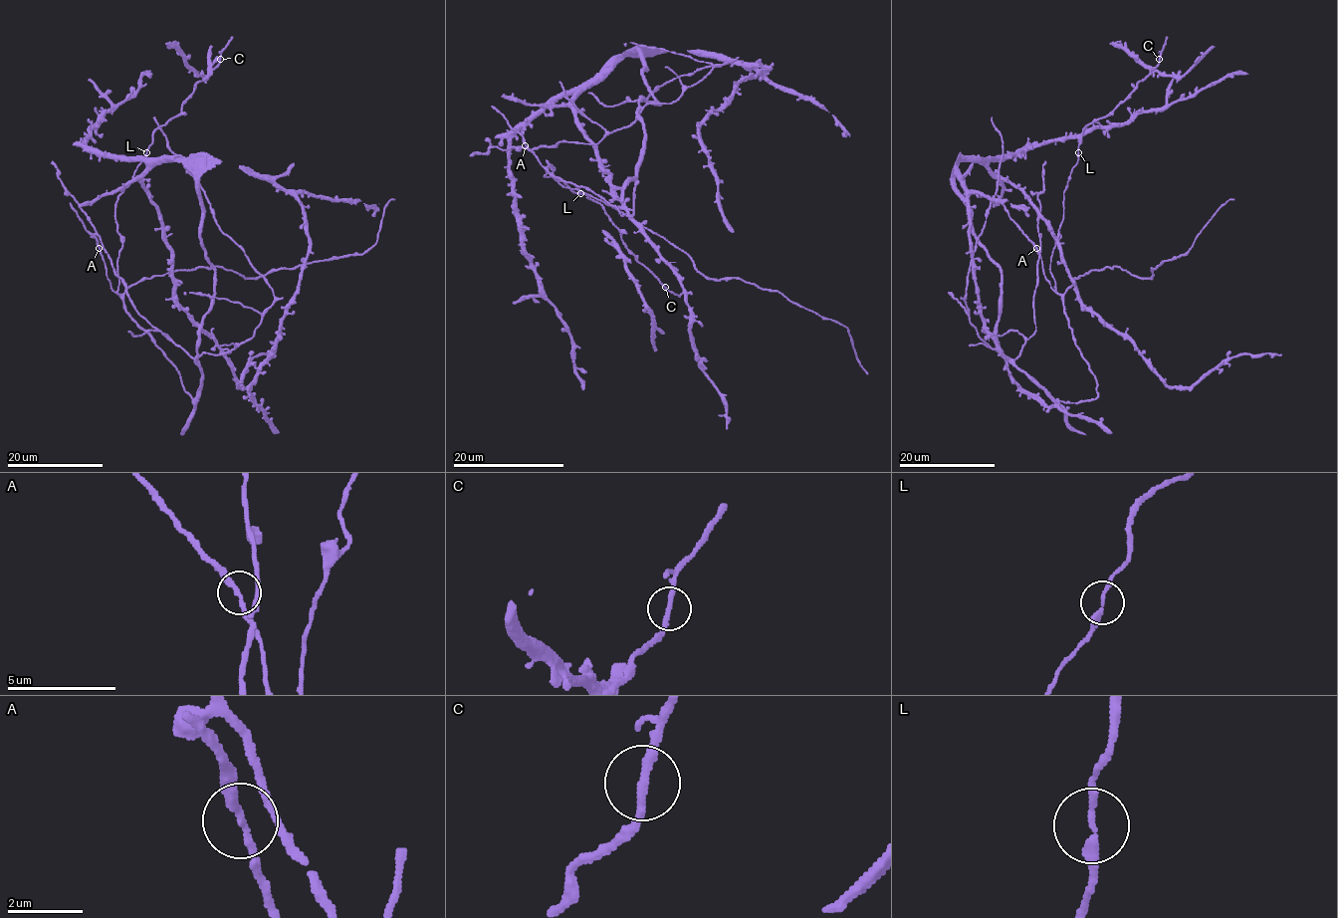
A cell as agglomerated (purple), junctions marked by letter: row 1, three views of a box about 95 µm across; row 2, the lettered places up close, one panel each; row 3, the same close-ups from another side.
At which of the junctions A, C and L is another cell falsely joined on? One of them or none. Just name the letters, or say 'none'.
none

